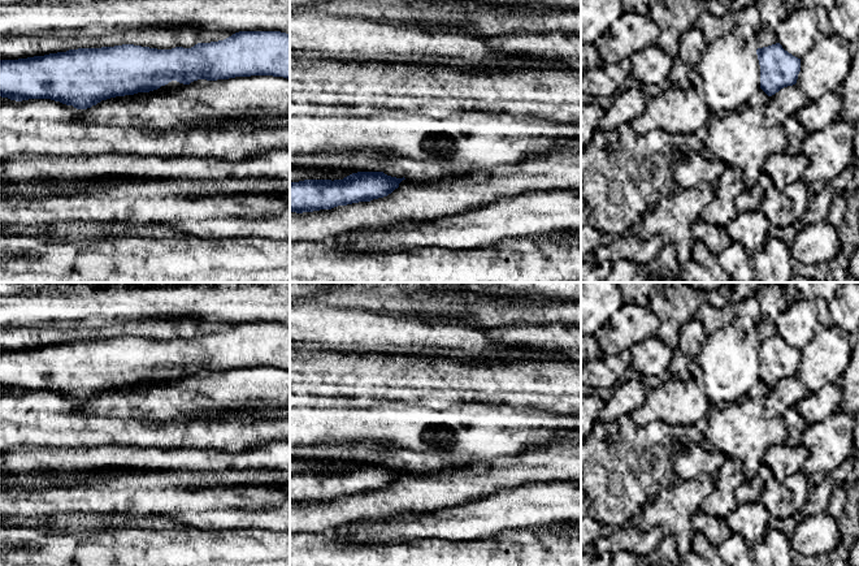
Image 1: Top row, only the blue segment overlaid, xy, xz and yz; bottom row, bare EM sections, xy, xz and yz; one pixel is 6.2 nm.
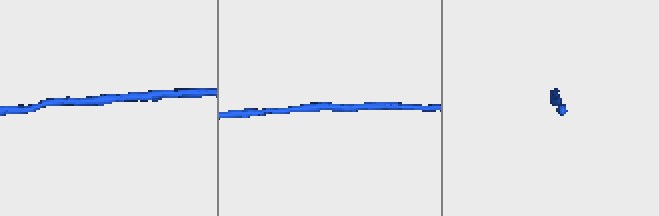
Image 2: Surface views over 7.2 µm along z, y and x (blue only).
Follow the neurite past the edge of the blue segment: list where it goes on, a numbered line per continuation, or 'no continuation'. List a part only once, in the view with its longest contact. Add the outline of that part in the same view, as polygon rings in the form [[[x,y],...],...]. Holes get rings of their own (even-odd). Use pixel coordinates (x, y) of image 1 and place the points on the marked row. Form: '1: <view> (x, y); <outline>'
no continuation

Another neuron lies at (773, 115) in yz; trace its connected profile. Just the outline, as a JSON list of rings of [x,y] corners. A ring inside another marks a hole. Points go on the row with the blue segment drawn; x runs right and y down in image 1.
[[[798,85],[784,87],[769,96],[764,109],[764,124],[767,126],[781,125],[788,116],[795,116],[810,101],[810,98]]]

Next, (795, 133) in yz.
[[[788,116],[781,124],[788,137],[788,154],[802,154],[803,141],[807,135],[806,129],[801,125],[795,116]]]

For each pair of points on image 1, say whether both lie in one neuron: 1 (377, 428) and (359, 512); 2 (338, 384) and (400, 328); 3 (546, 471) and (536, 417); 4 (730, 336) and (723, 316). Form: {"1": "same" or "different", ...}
{"1": "different", "2": "different", "3": "different", "4": "different"}

